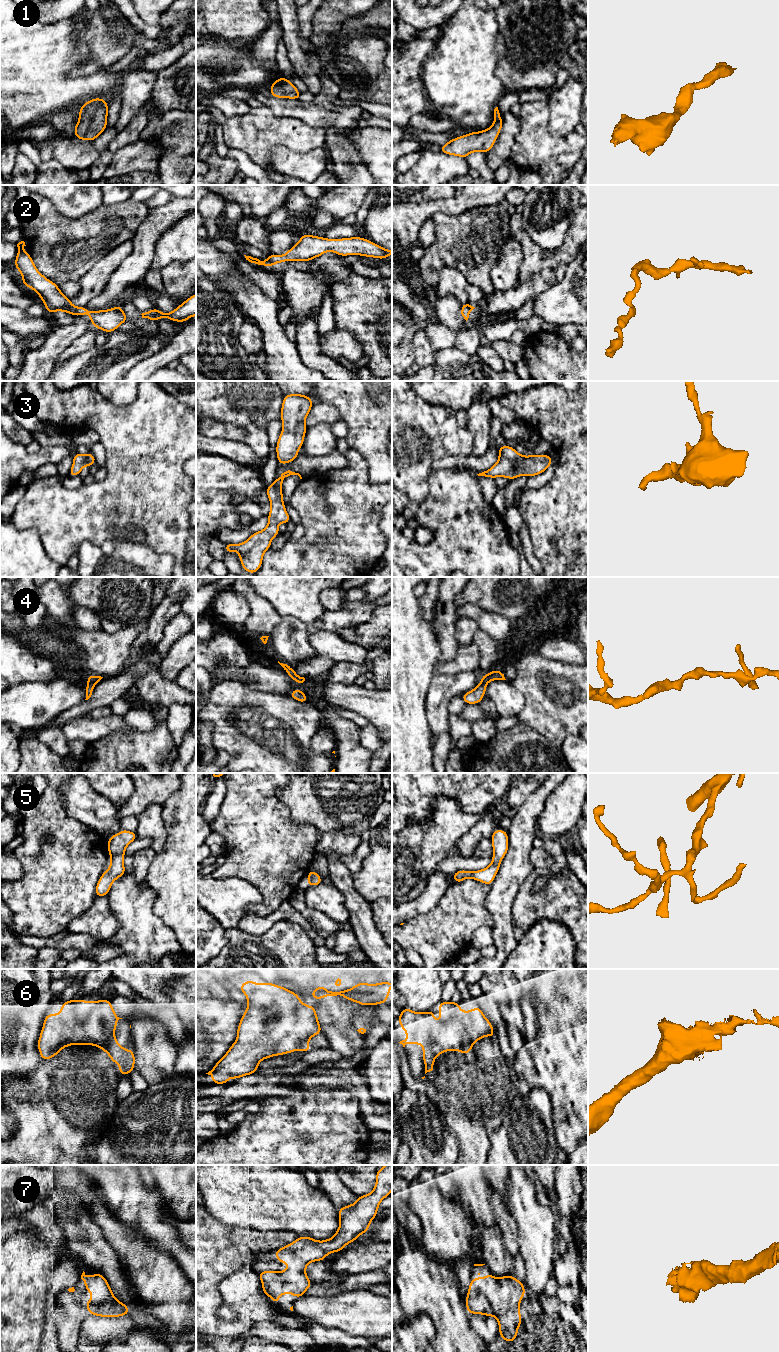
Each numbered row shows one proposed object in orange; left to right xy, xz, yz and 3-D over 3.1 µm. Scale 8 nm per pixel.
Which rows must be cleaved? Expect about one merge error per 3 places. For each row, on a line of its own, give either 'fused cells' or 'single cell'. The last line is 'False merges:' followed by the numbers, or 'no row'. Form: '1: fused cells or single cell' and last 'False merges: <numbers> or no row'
1: single cell
2: single cell
3: single cell
4: single cell
5: single cell
6: single cell
7: single cell
False merges: no row

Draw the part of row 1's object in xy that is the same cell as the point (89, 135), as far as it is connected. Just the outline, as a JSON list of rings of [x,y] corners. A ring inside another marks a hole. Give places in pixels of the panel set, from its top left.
[[[93,98],[79,109],[74,134],[79,140],[94,141],[106,128],[109,105],[103,98]]]

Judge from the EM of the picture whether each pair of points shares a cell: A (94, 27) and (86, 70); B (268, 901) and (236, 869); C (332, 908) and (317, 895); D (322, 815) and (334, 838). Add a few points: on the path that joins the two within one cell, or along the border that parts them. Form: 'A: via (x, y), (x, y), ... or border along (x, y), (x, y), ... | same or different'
A: via (97, 38), (97, 59) | same
B: via (268, 890), (247, 869) | same
C: via (328, 904), (321, 897) | same
D: border along (323, 832), (342, 831), (354, 834) | different

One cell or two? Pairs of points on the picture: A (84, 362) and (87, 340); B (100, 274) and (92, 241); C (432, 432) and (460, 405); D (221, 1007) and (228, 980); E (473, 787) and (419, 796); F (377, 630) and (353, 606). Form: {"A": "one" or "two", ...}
{"A": "two", "B": "two", "C": "two", "D": "two", "E": "one", "F": "two"}

